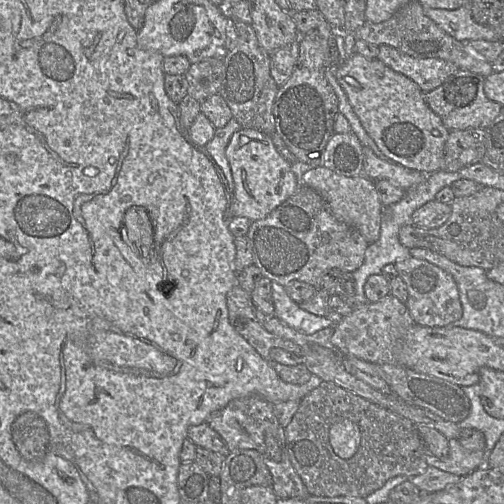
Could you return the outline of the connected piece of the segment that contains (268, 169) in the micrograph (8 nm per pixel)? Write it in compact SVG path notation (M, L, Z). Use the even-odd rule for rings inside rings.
M241 128L234 132L225 153L233 178L232 216L245 217L252 222L263 219L301 186L289 161L278 152L271 137L259 130Z

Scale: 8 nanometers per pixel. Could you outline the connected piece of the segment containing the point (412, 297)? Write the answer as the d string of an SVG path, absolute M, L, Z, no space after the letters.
M410 256L396 262L398 277L405 282L408 299L406 307L415 324L425 327L443 327L462 317L459 289L454 278L440 267L423 259Z

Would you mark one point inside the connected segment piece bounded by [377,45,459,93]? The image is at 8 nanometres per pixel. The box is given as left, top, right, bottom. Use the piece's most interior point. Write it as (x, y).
(428, 73)

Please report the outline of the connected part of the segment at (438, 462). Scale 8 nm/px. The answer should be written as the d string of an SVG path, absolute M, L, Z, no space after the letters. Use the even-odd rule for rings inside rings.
M457 439L449 440L449 454L447 457L435 457L426 451L428 466L464 477L486 463L488 452L484 450L469 451L464 449Z

